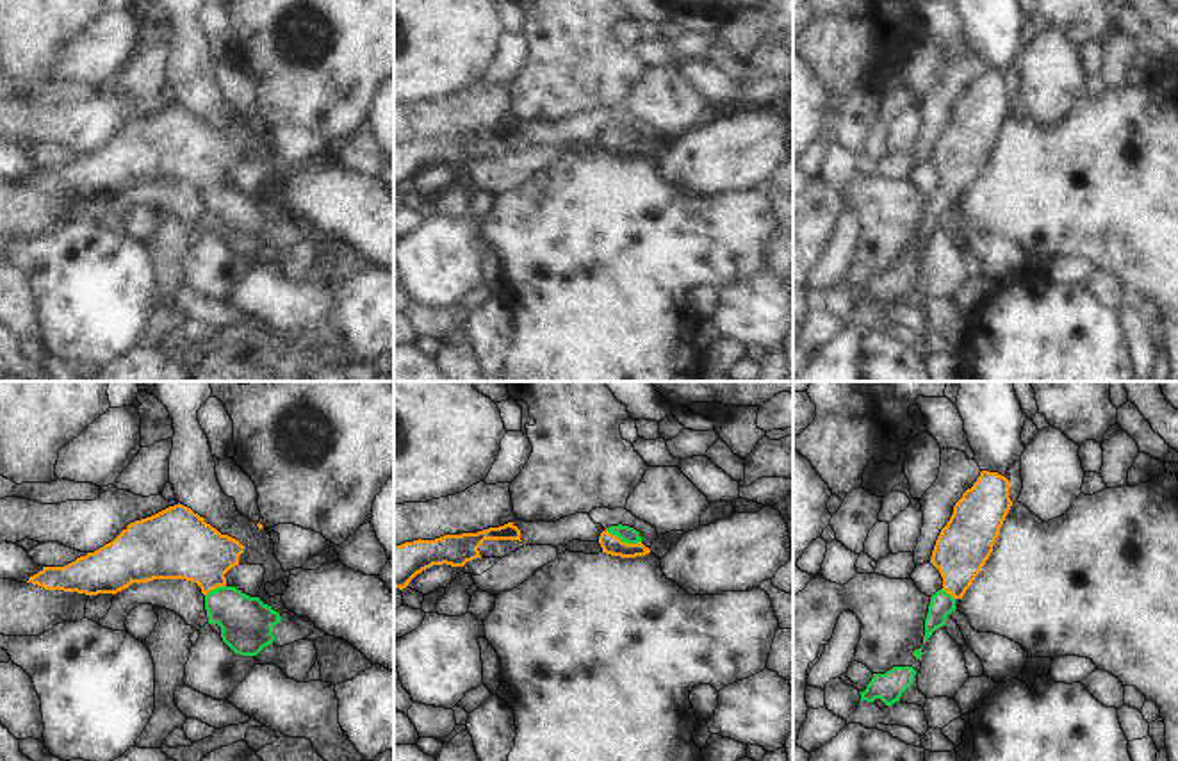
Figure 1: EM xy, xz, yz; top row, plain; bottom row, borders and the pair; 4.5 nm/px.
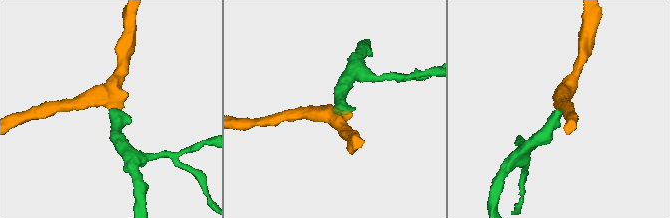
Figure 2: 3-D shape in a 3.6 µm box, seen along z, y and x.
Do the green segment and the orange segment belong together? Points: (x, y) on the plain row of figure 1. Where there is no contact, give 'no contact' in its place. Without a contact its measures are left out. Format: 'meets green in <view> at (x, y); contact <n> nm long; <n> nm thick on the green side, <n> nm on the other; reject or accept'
meets green in xz at (622, 141); contact 180 nm long; 70 nm thick on the green side, 90 nm on the other; accept

